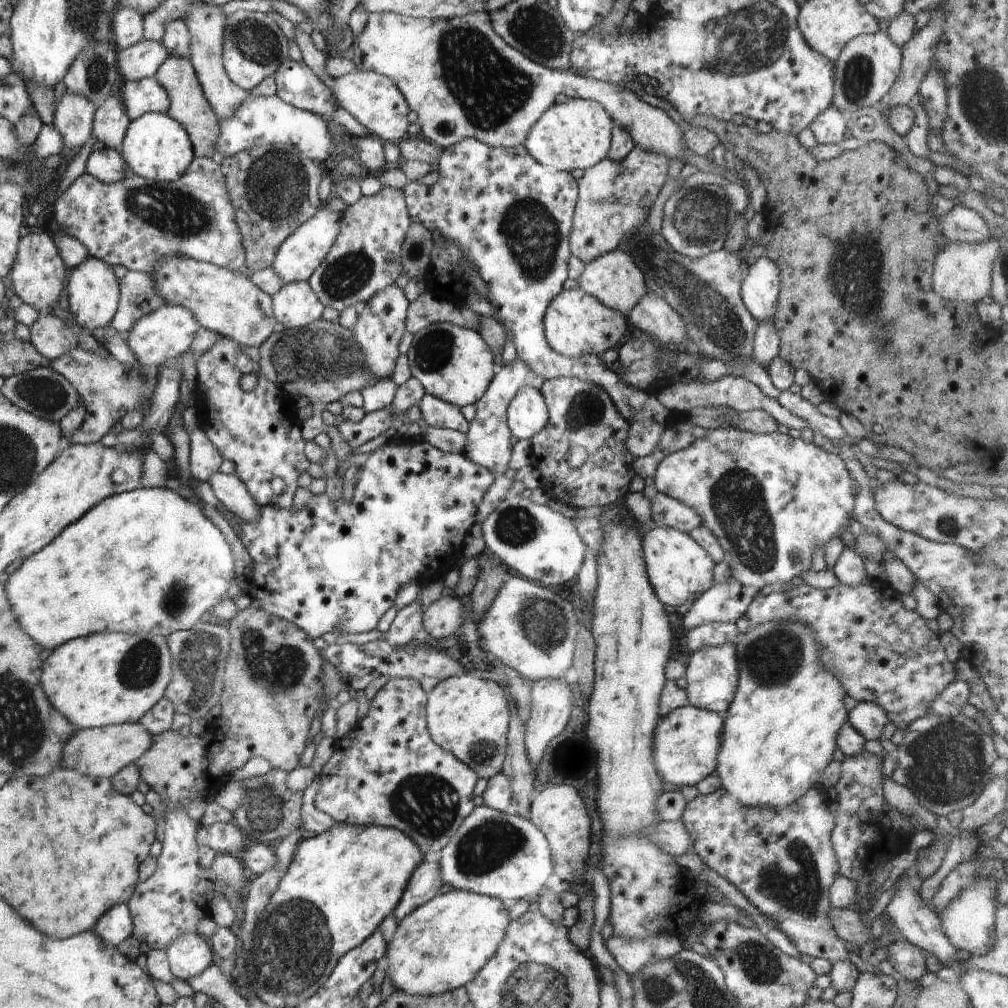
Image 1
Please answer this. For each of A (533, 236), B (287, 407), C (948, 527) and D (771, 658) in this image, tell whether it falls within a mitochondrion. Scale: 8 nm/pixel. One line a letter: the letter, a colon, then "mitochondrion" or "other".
A: mitochondrion
B: other
C: mitochondrion
D: mitochondrion

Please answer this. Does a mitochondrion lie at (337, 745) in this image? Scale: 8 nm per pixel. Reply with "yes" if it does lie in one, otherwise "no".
no

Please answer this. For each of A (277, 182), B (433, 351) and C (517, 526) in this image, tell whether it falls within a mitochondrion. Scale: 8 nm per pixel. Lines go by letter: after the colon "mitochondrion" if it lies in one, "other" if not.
A: mitochondrion
B: mitochondrion
C: mitochondrion

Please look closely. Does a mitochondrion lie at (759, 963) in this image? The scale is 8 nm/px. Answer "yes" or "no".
yes

